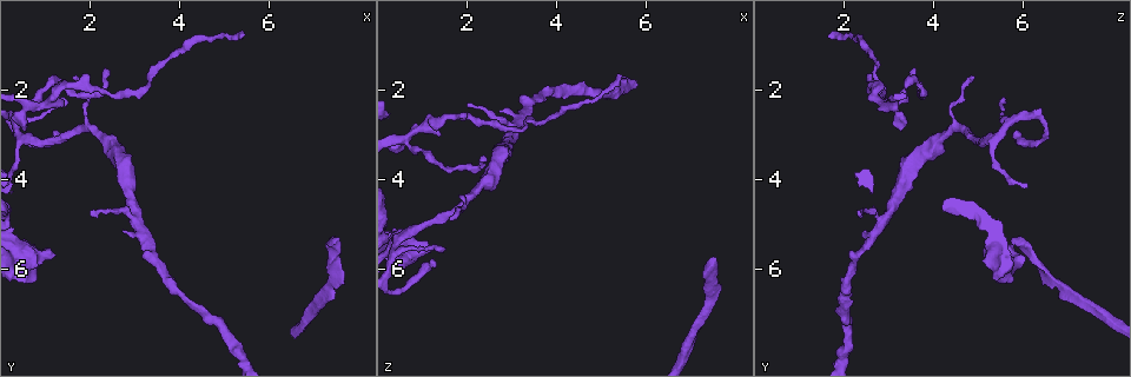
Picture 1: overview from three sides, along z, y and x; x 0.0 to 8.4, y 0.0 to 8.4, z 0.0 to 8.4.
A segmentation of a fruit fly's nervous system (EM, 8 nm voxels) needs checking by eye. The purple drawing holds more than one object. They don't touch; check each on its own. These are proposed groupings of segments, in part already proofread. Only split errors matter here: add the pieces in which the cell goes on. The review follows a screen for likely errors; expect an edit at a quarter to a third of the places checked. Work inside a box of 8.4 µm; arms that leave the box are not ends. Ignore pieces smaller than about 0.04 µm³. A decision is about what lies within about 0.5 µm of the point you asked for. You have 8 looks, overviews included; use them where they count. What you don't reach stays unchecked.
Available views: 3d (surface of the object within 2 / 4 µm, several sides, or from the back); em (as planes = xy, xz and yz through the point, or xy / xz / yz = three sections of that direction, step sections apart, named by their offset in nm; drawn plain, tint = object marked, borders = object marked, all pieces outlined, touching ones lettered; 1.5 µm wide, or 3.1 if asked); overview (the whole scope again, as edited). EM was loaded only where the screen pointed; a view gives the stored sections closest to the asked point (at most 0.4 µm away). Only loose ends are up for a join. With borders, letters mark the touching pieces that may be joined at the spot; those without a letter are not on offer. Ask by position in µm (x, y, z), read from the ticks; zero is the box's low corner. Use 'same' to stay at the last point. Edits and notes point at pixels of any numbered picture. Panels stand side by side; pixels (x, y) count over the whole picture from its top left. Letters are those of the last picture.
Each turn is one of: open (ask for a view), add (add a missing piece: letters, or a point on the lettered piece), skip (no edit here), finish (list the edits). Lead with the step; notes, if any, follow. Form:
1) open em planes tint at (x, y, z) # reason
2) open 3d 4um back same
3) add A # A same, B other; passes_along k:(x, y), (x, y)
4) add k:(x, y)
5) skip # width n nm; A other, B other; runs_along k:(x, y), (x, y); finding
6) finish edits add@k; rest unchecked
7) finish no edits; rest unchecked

open 3d 2um at (1.45, 2.35, 5.55) # thin end

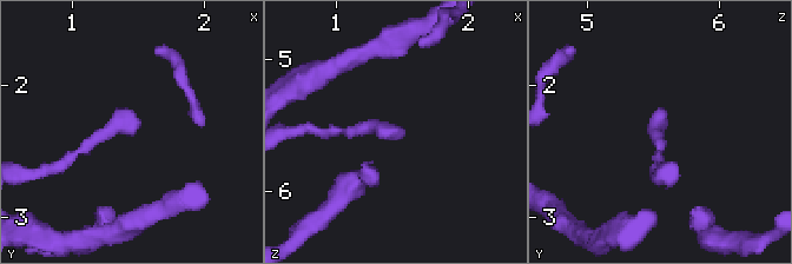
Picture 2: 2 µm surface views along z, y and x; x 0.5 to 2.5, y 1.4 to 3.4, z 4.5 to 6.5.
open em xz step 8 tint at (1.46, 2.32, 5.50) # need the tissue

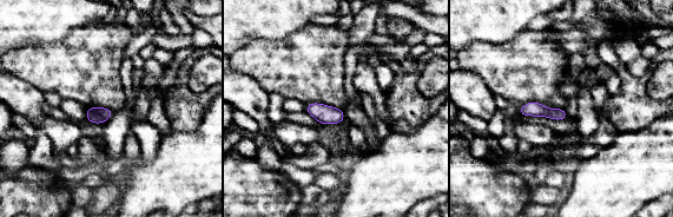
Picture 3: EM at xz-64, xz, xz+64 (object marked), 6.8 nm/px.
open em planes borders same # another direction

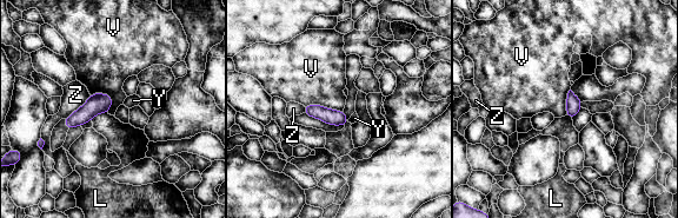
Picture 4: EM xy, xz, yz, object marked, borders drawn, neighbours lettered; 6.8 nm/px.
skip # width 110 nm; L other, V other, Y other, Z other; border 4:(304, 105), (319, 104), (343, 111); no lettered piece goes on from it

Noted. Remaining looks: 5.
open 3d 2um at (0.55, 2.90, 3.35) # an open end

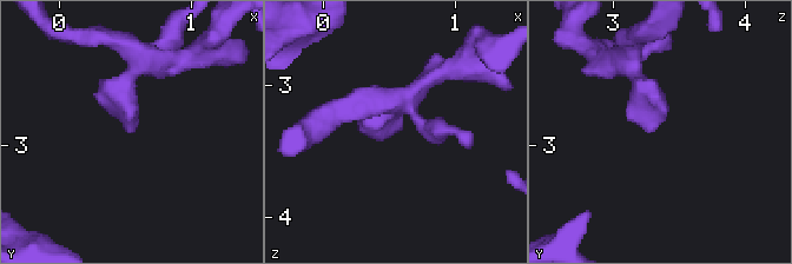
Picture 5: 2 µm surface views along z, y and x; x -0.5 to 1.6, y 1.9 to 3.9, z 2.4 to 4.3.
open em xy step 8 borders at (0.54, 2.88, 3.30)

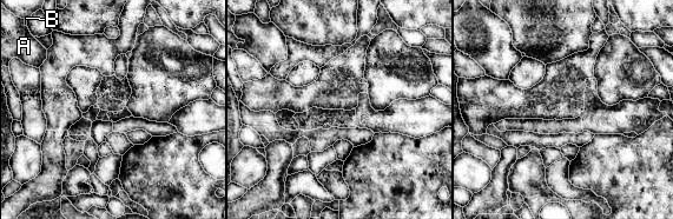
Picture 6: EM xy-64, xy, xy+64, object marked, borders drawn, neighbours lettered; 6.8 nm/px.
open em planes borders same

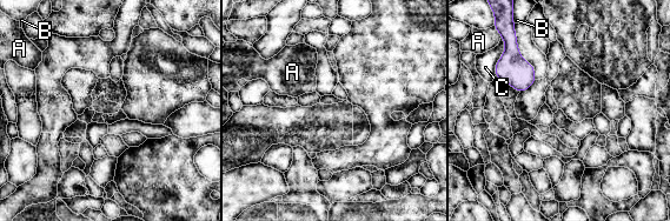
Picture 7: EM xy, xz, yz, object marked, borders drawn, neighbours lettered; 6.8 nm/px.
skip # A other, B other, C other; border 7:(492, 26), (501, 37); none of them fits

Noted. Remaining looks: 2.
finish no edits; rest unchecked

